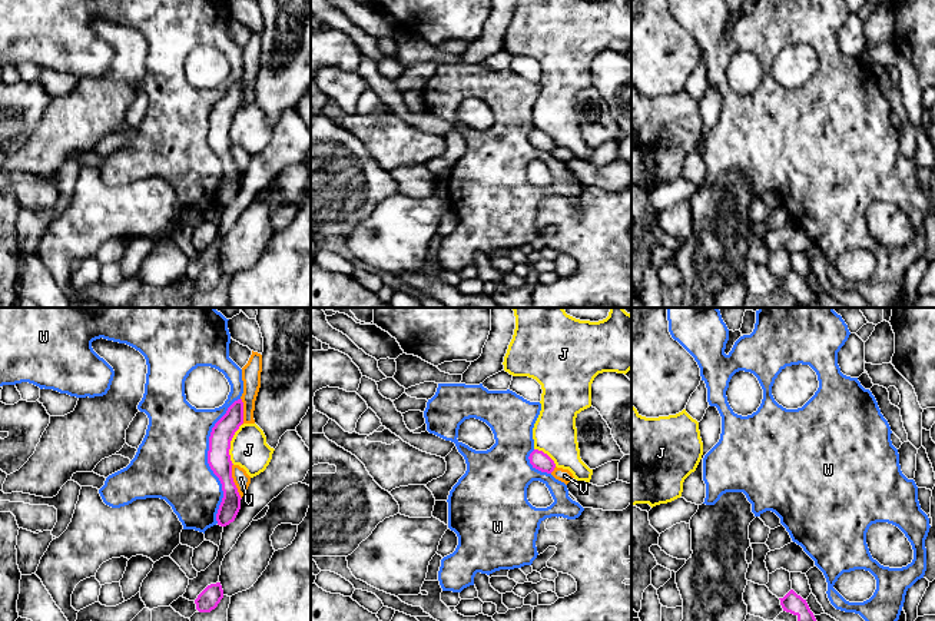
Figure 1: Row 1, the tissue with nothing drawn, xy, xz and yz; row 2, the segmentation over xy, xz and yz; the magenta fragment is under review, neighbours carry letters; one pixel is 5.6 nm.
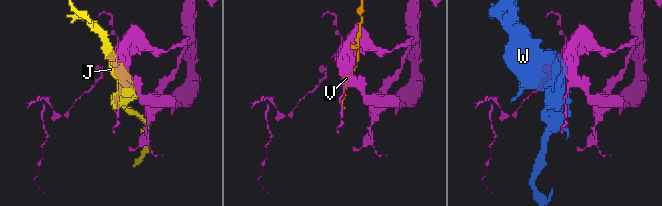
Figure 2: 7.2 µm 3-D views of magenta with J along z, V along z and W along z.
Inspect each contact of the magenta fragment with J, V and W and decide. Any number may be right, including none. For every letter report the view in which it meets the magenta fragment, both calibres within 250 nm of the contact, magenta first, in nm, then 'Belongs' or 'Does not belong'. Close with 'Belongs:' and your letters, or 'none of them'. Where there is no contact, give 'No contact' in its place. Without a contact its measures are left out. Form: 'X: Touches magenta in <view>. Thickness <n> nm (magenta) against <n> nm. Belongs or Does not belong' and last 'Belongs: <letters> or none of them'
J: Touches magenta in xy. Thickness 130 nm (magenta) against 200 nm. Does not belong
V: Touches magenta in xy. Thickness 130 nm (magenta) against 90 nm. Does not belong
W: Touches magenta in xy. Thickness 130 nm (magenta) against 400 nm. Does not belong
Belongs: none of them

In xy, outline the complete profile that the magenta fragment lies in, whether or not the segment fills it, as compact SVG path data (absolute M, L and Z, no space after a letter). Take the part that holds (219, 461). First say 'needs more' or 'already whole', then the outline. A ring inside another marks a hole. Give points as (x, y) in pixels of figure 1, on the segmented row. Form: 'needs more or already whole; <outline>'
already whole; M235 401L226 414L215 424L209 436L208 464L222 484L223 498L219 505L218 525L226 527L235 521L241 509L241 495L232 478L232 461L229 455L231 441L243 424L243 402Z

